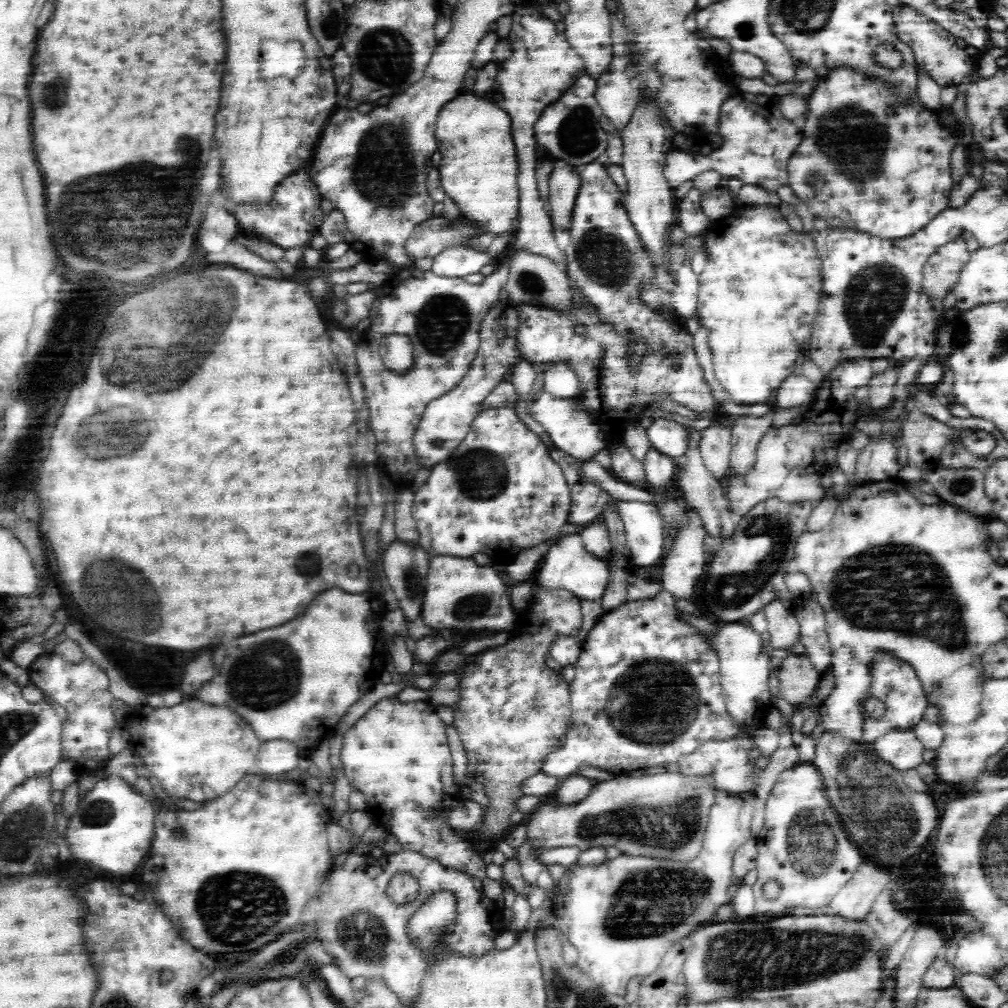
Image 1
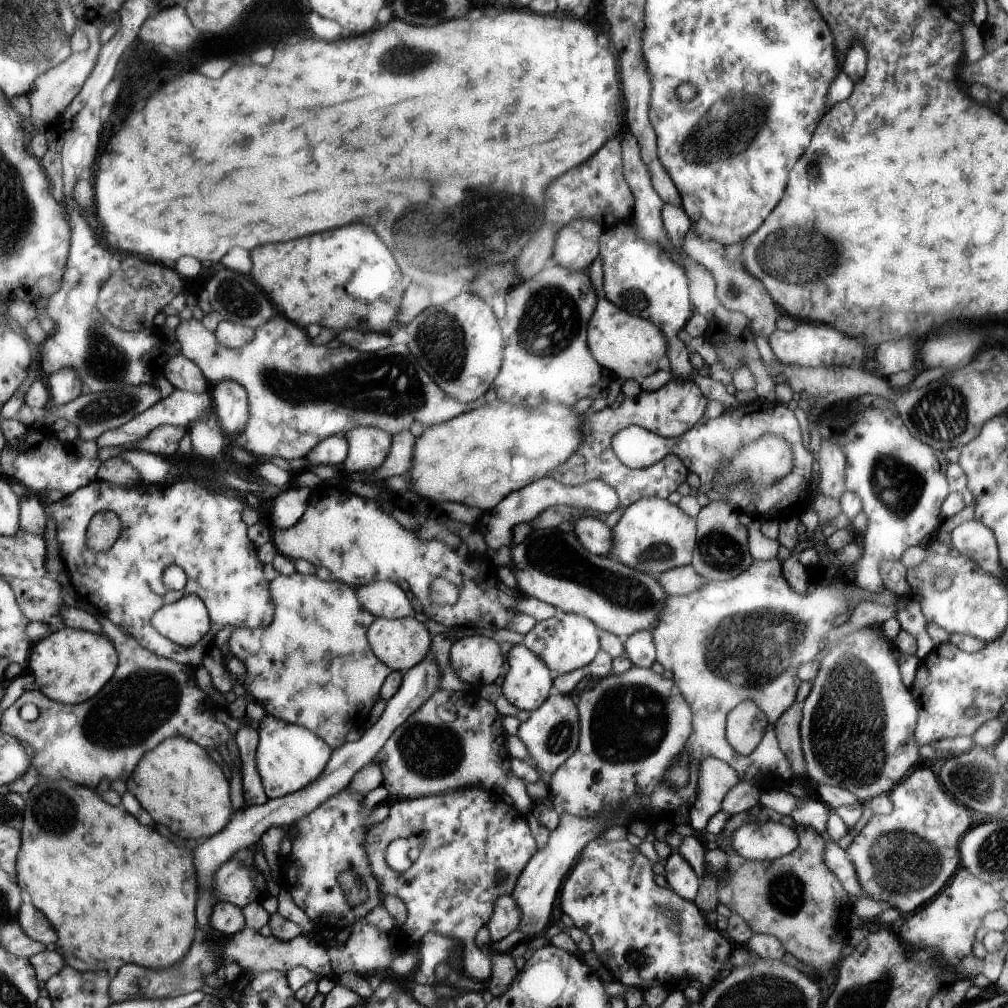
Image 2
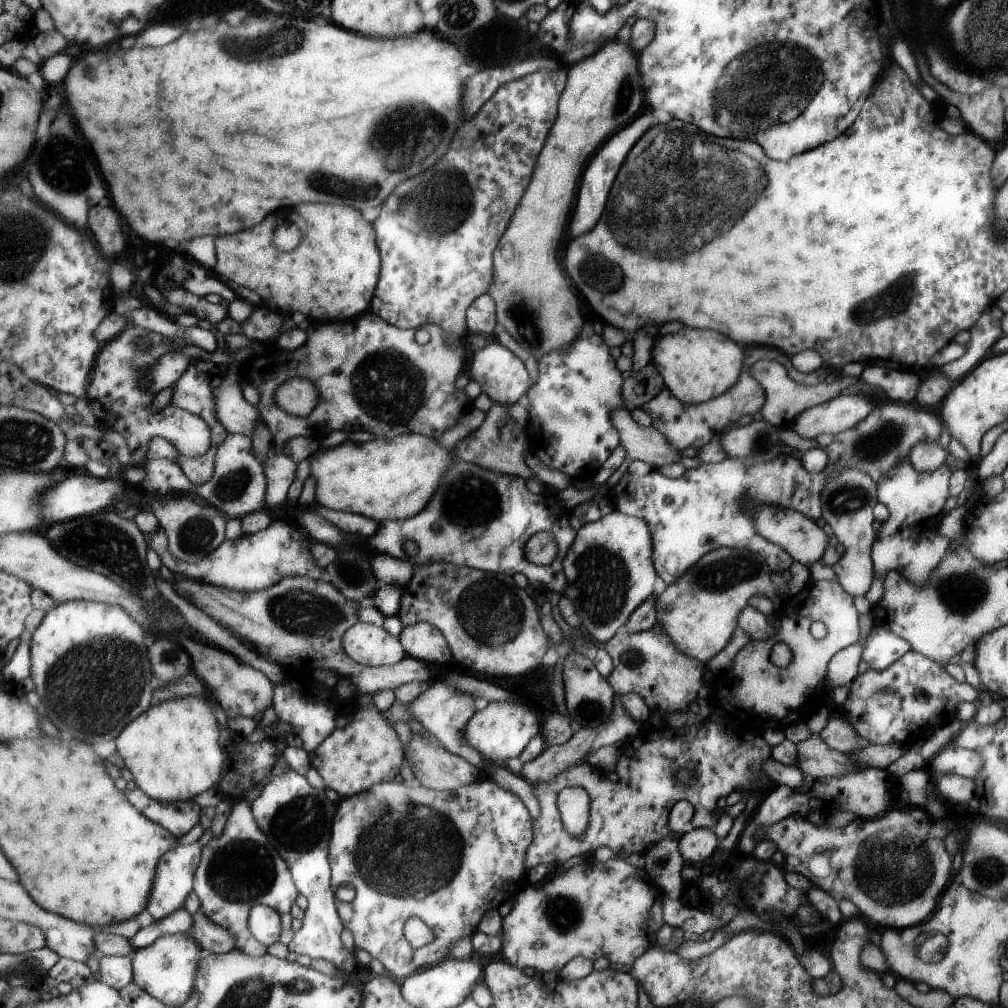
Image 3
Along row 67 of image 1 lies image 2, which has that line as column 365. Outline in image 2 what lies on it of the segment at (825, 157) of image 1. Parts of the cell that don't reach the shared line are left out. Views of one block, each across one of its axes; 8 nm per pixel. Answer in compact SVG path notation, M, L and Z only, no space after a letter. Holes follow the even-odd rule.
M461 788L455 792L425 796L417 800L397 800L389 802L389 814L384 820L369 828L364 843L370 862L372 873L380 885L381 896L392 895L399 898L406 909L406 920L400 928L407 943L423 946L425 932L439 932L439 934L457 938L464 947L463 971L466 976L476 981L487 980L491 977L490 959L473 947L473 936L476 931L489 922L494 912L495 902L503 896L511 895L517 884L518 877L525 870L526 865L534 857L536 851L533 836L531 836L525 816L519 813L513 805L507 806L501 795L492 790L481 788ZM425 832L425 842L419 850L419 856L411 862L409 868L402 872L392 870L384 860L385 848L395 838L405 838L409 834ZM497 870L503 870L505 881L503 884L492 886Z

